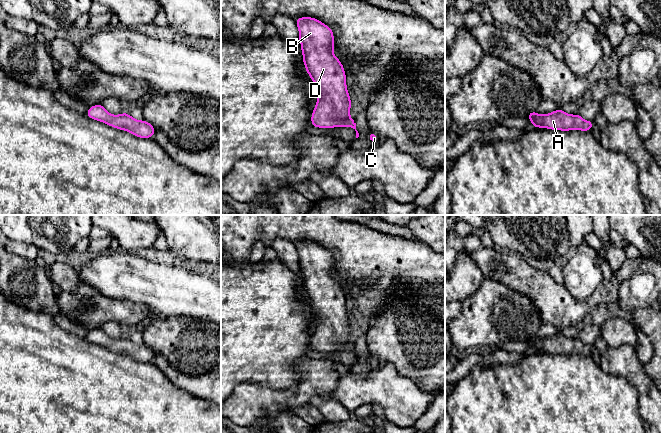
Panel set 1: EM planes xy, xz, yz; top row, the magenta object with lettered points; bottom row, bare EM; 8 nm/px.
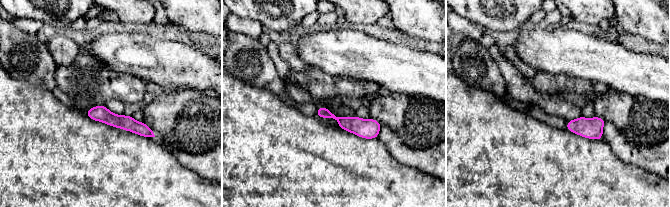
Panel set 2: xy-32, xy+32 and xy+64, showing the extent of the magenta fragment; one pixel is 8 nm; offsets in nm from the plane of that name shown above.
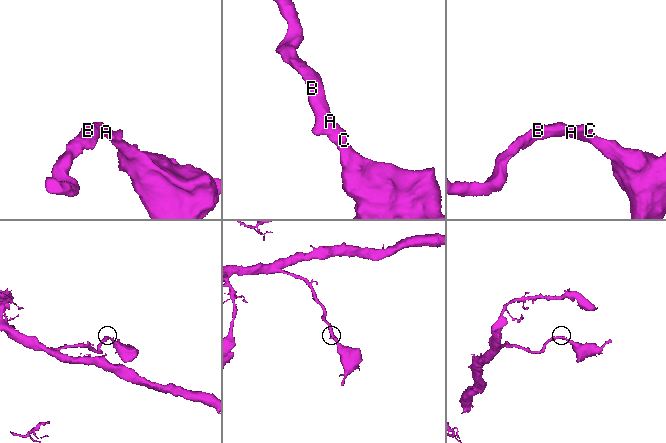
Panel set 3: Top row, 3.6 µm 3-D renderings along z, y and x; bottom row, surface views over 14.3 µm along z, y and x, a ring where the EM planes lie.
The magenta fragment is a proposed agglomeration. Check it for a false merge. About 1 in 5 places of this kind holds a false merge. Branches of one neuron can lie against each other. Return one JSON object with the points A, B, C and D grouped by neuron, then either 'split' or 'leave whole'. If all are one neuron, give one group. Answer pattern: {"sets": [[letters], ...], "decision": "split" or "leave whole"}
{"sets": [["A", "B", "C", "D"]], "decision": "leave whole"}

